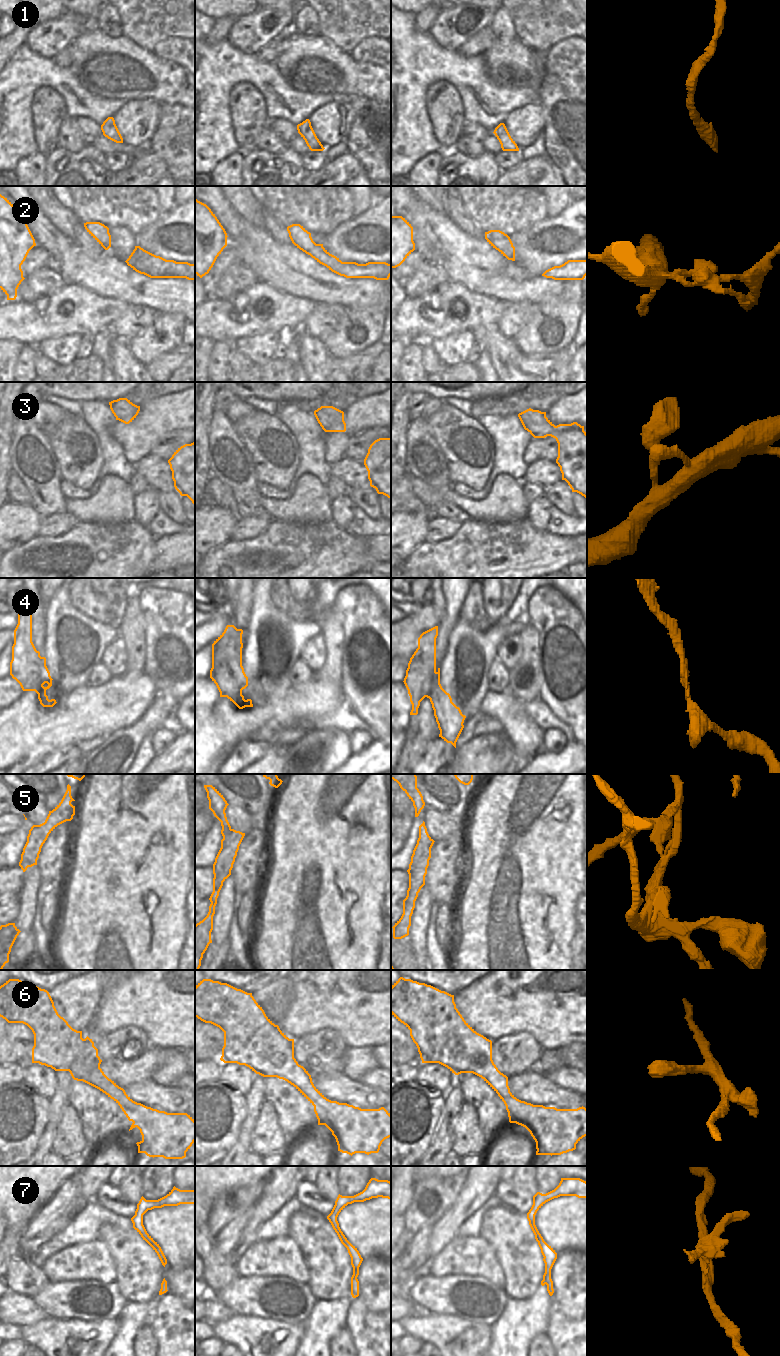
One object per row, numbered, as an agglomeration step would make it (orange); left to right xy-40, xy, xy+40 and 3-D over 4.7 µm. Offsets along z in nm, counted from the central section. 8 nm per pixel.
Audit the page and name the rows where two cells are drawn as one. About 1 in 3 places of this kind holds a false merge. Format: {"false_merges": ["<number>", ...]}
{"false_merges": ["2", "5", "7"]}

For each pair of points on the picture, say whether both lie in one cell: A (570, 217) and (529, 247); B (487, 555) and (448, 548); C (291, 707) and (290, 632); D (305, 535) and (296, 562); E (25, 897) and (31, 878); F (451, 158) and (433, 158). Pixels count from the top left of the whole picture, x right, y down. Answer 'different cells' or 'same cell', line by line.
A: same cell
B: same cell
C: different cells
D: same cell
E: same cell
F: different cells

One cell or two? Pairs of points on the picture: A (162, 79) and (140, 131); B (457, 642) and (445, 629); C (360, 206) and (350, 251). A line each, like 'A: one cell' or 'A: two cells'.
A: two cells
B: two cells
C: two cells

